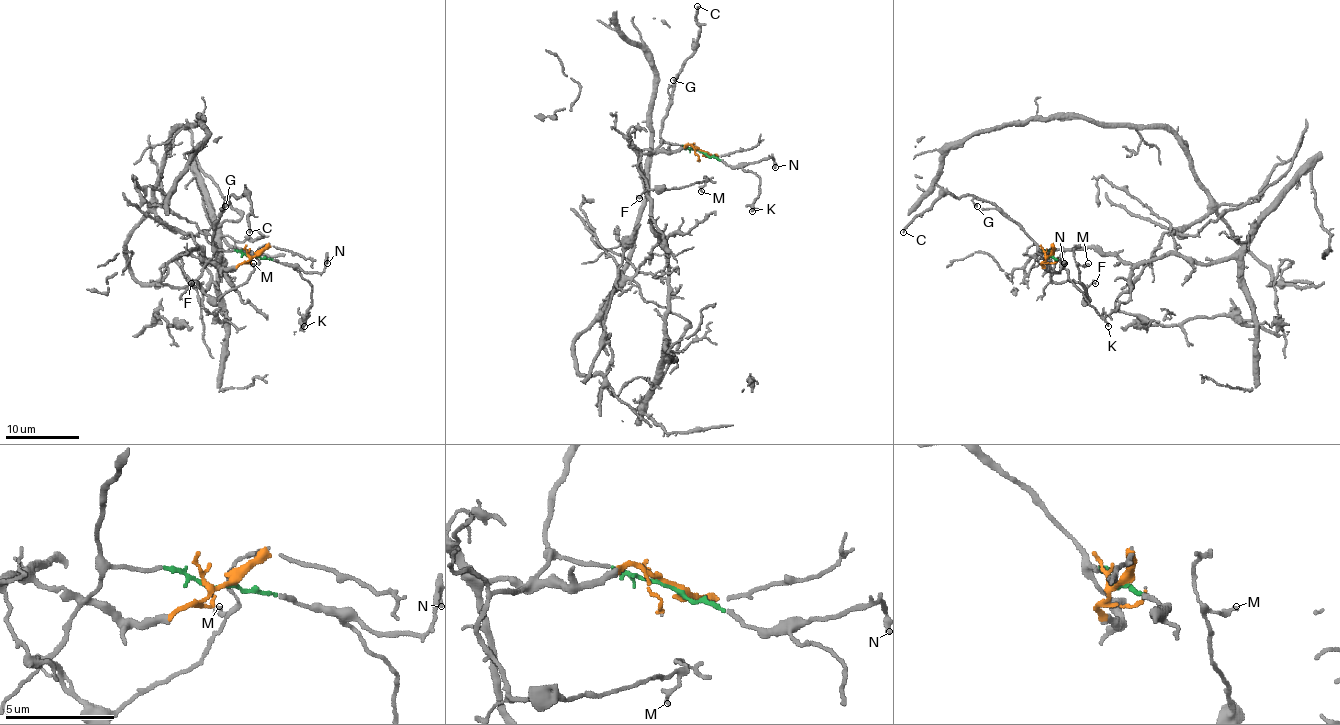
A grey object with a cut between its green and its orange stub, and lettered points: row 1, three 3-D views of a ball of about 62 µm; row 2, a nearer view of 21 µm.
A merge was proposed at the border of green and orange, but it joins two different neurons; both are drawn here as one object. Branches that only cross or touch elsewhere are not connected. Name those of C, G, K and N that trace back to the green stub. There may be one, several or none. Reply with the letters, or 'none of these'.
C, G, K, N

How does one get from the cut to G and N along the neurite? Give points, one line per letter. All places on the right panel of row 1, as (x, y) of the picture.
G: (1048, 256), (994, 205), (974, 198), (976, 207)
N: (1048, 256), (1062, 264), (1057, 273), (1053, 271), (1059, 256), (1064, 264)

